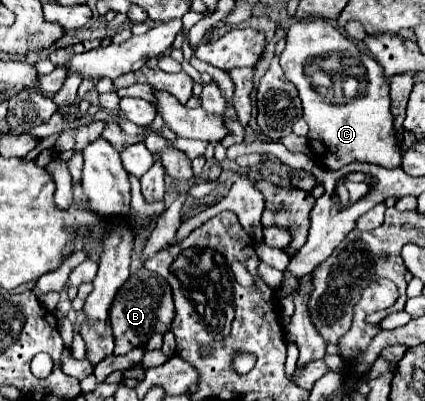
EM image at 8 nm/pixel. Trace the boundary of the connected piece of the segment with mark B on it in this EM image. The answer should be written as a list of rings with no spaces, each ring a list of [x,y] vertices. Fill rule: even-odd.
[[[139,268],[129,276],[129,280],[119,288],[111,308],[109,324],[115,336],[115,354],[127,354],[139,344],[145,344],[145,338],[155,332],[167,332],[169,322],[173,320],[173,298],[169,284],[155,272]]]

